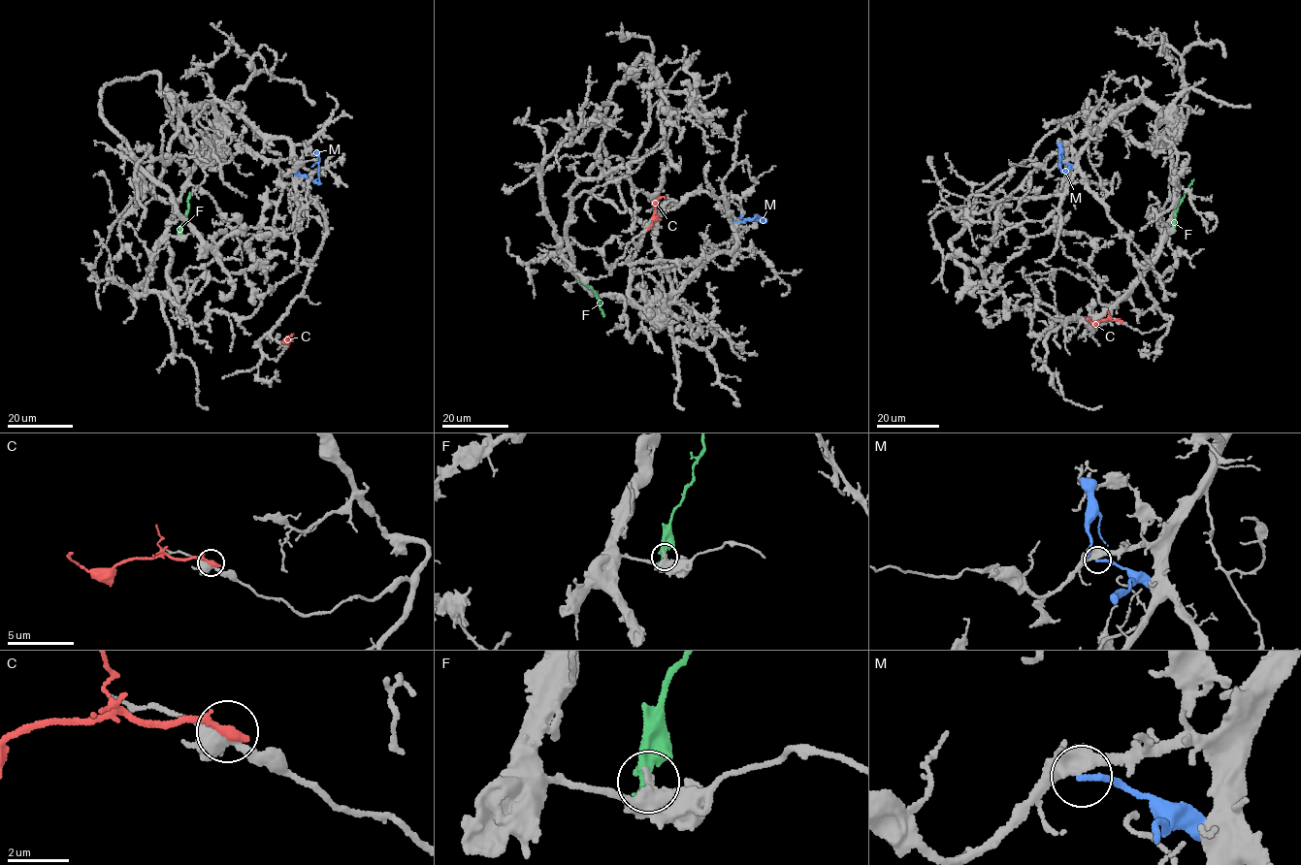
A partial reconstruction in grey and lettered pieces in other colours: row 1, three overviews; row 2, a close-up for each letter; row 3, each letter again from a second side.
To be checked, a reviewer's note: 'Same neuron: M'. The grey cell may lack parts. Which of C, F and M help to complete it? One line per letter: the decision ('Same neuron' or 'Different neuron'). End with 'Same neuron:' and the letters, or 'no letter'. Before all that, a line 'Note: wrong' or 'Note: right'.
Note: wrong
C: Different neuron
F: Different neuron
M: Different neuron
Same neuron: no letter

